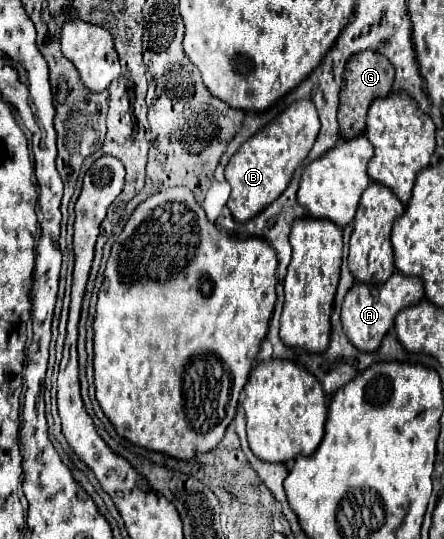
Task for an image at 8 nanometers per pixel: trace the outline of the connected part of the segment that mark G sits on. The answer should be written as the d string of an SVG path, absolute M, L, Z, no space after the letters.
M368 50L368 52L360 52L348 60L346 72L344 72L344 86L340 90L340 110L338 110L340 136L344 140L352 140L352 138L364 134L366 114L368 114L372 100L386 98L392 92L392 84L394 84L394 68L388 62L388 58L384 58L382 54Z

